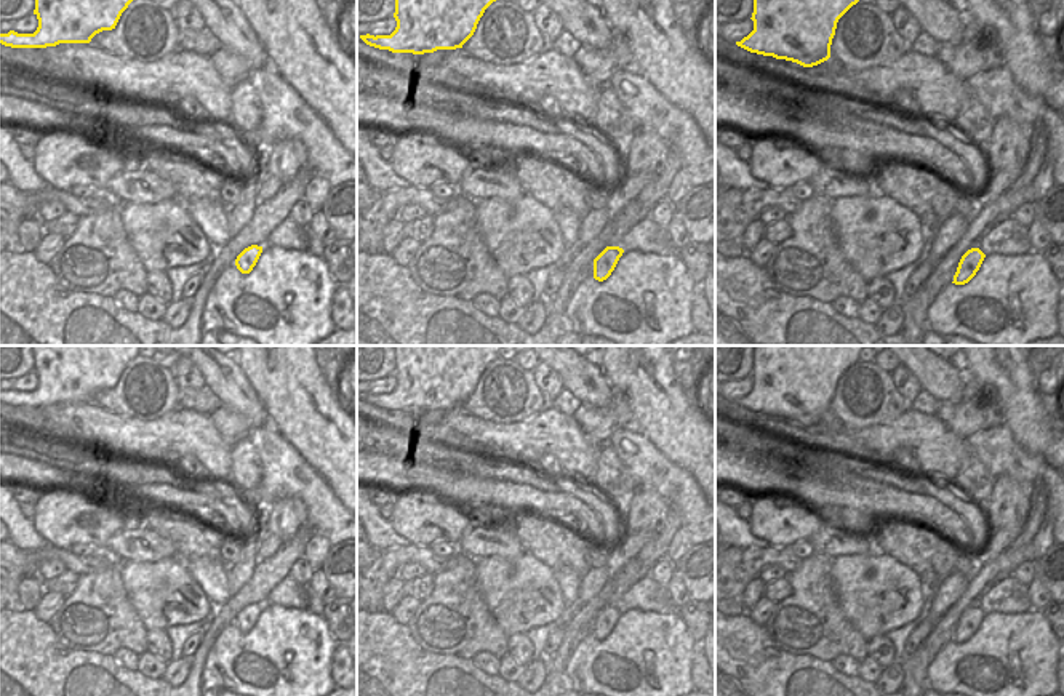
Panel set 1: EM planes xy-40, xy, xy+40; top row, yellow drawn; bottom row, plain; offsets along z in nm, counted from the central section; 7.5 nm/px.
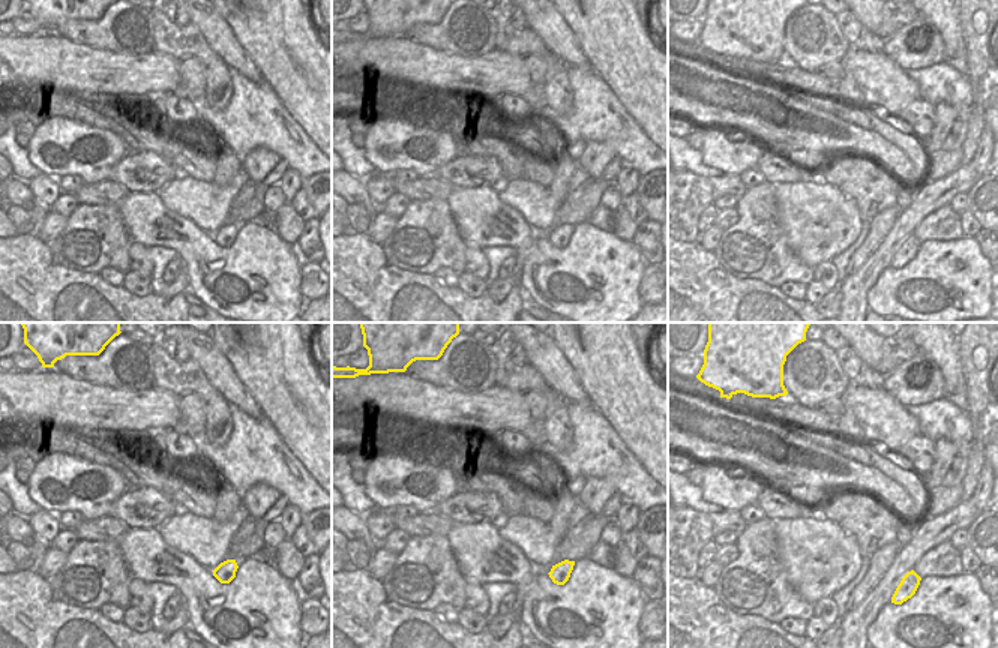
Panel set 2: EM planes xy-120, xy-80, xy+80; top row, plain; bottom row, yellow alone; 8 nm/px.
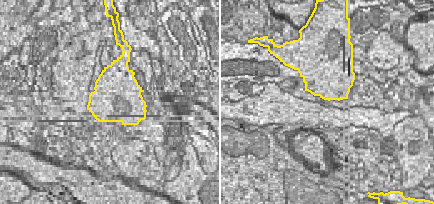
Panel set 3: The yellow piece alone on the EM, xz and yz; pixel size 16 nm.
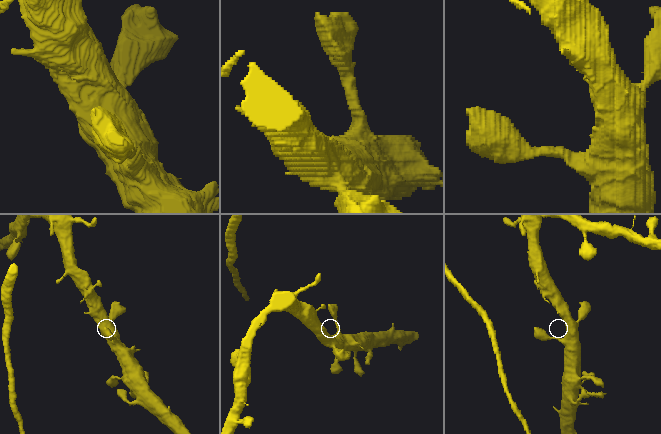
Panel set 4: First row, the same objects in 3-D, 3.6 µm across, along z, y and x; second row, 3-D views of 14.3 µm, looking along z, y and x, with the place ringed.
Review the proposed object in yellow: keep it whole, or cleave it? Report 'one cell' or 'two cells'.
one cell

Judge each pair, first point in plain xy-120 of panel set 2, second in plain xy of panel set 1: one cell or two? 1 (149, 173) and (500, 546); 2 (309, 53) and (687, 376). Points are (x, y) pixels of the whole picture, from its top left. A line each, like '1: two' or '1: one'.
1: one
2: two

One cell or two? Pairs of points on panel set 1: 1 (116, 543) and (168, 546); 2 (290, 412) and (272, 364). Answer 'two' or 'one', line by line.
1: one
2: one

